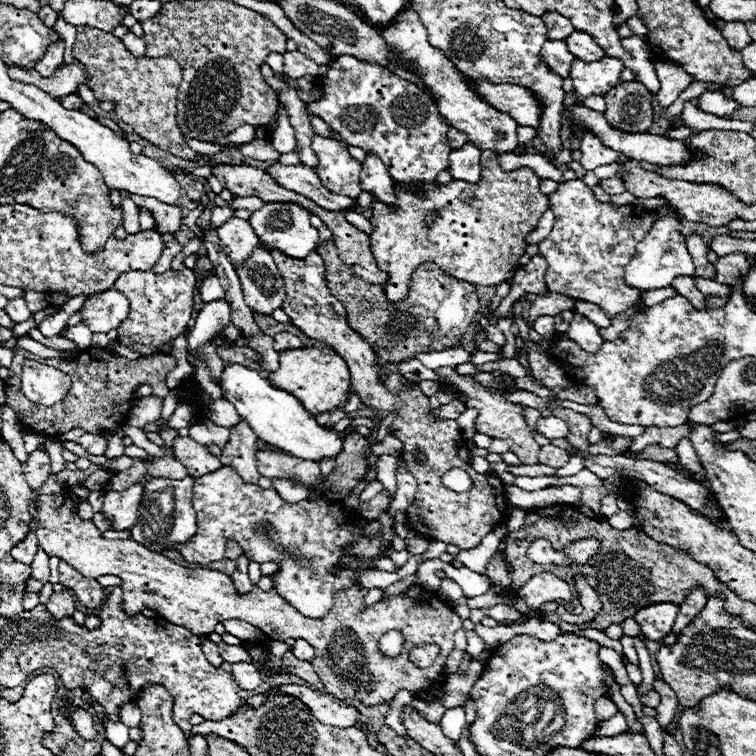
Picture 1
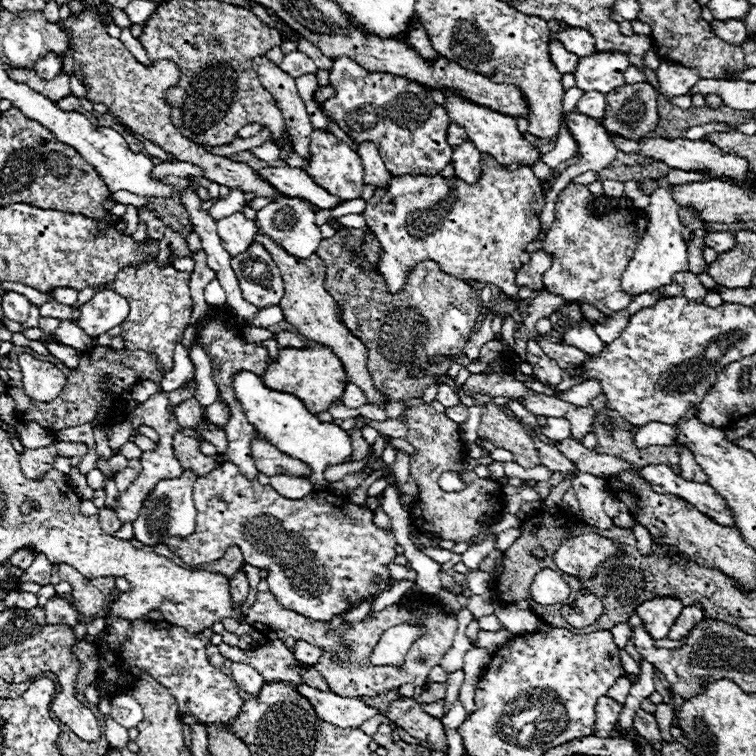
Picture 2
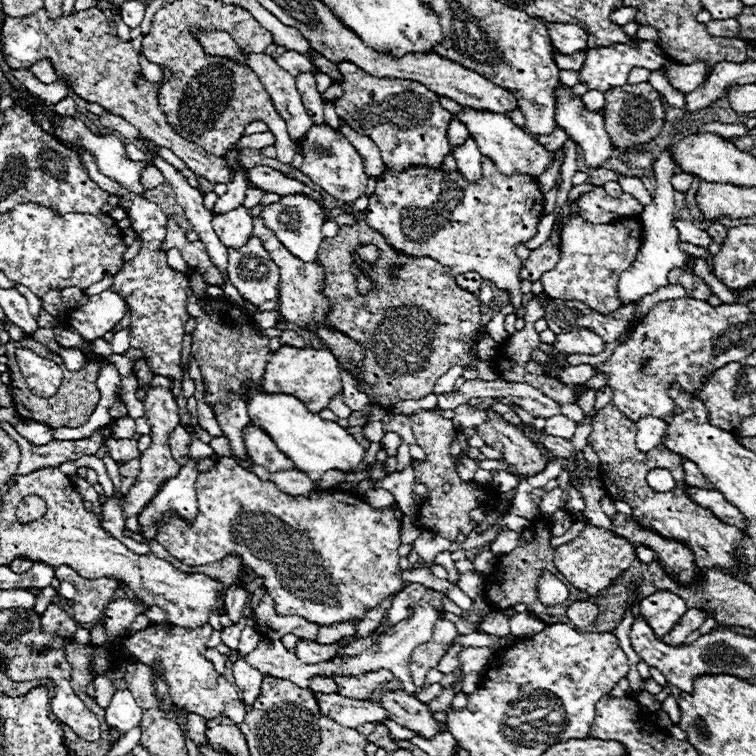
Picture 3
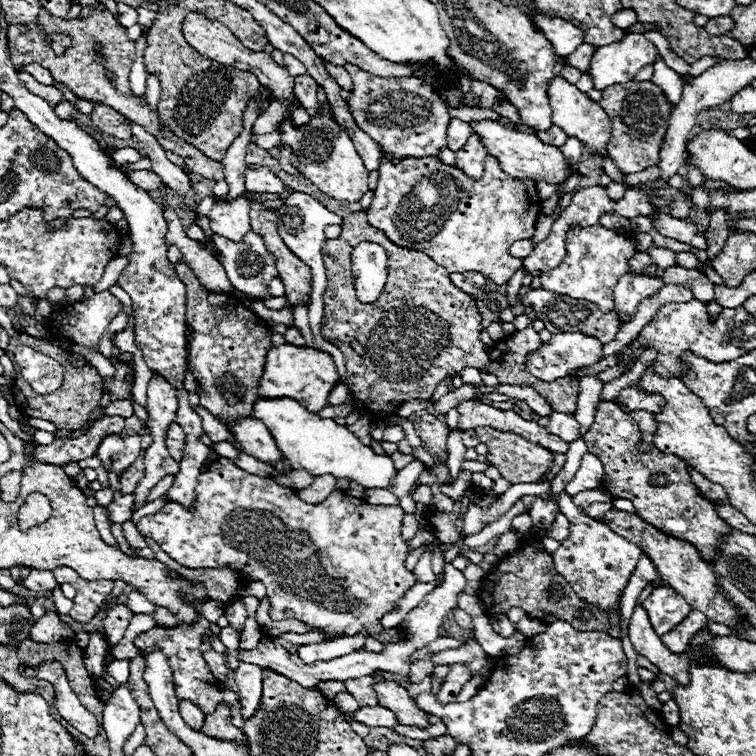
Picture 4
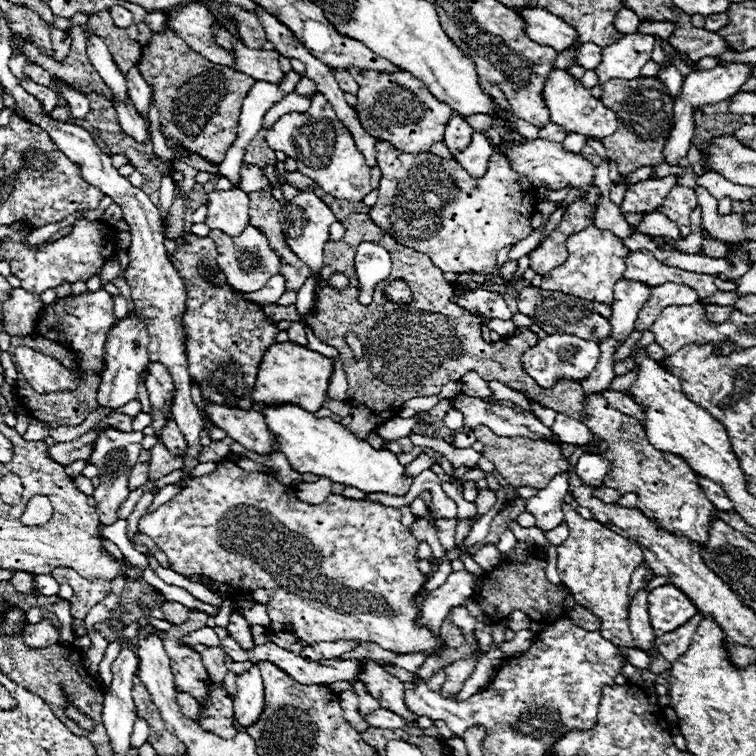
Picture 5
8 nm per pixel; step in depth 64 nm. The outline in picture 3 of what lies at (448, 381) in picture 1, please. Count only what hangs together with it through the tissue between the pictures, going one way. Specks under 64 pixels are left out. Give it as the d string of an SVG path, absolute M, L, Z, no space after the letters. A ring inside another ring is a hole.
M488 408L488 420L480 424L476 432L488 446L500 450L508 464L520 470L520 478L534 476L548 464L540 450L526 438L526 434L518 426L506 422L492 408Z

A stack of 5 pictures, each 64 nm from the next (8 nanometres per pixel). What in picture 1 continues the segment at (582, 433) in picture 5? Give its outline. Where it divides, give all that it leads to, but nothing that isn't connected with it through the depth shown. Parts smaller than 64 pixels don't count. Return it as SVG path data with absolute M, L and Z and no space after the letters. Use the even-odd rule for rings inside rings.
M540 416L536 420L536 430L544 438L556 440L556 438L564 438L568 434L568 424L562 418L558 418L558 416Z

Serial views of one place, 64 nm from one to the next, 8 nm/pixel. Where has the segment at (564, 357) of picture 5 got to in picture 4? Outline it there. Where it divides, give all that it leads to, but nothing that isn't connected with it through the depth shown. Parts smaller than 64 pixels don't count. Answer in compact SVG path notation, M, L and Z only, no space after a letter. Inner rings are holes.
M582 332L552 334L550 342L542 344L526 360L526 370L544 382L566 376L580 366L592 366L602 354L602 342Z

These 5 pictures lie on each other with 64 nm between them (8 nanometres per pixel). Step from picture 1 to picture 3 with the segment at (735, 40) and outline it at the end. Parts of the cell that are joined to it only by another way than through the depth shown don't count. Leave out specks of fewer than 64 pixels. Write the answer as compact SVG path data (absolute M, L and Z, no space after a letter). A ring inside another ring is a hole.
M728 18L728 20L712 20L706 26L708 26L710 34L720 36L720 38L738 38L738 34L740 34L740 24L734 18Z

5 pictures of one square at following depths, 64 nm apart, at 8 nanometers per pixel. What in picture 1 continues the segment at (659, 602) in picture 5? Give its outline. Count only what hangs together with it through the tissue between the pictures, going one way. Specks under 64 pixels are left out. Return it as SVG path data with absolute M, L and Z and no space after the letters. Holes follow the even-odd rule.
M660 602L658 606L648 606L646 610L638 610L634 620L638 622L640 634L646 640L660 640L672 630L676 614L678 614L676 604Z

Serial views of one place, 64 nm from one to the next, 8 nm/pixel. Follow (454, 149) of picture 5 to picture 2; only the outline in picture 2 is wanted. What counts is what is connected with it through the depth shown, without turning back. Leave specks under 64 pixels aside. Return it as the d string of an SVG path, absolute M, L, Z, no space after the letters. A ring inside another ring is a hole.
M450 124L450 128L448 128L448 142L450 142L450 146L460 146L462 142L466 142L466 130L464 128L460 128L460 126L456 126L456 124Z

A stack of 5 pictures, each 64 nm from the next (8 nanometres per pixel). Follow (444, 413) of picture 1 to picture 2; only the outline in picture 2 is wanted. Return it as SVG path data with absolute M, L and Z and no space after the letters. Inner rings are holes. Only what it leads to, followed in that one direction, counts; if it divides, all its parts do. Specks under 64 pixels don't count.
M456 404L454 408L446 408L446 416L454 422L464 422L466 420L466 414L468 414L468 408L464 404Z

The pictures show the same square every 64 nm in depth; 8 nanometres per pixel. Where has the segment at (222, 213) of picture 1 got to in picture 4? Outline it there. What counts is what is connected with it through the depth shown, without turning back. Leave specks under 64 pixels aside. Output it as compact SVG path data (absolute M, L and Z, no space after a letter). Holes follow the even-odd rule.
M256 100L250 102L250 106L246 108L246 114L244 114L244 132L232 142L232 146L228 148L222 164L226 168L226 182L228 182L228 194L226 198L228 200L234 200L238 198L240 194L246 192L246 186L244 186L244 172L246 172L246 162L244 162L244 152L246 152L246 146L250 144L250 136L252 136L252 124L254 120L258 118L258 110L256 110Z

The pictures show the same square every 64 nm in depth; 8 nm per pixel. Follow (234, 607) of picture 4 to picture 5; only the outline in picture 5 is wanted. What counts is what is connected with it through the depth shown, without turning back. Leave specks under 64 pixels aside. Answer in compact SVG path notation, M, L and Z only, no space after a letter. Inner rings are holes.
M234 610L234 612L230 614L230 624L228 624L226 630L230 632L230 636L232 636L244 650L248 650L248 648L254 646L252 634L250 634L250 628L248 628L248 622L246 622L246 618L244 618L238 610Z

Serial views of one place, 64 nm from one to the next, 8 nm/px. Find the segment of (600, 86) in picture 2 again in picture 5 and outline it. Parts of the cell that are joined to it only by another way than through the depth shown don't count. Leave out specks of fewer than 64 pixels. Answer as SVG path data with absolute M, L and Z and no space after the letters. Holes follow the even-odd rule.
M624 34L618 42L602 48L602 60L596 66L598 84L612 78L634 80L640 76L642 66L650 60L654 50L654 36L650 34Z

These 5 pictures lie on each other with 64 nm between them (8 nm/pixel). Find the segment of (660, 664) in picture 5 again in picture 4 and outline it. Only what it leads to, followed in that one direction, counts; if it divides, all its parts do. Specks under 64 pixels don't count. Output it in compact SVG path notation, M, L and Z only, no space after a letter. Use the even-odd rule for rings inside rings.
M690 612L672 632L664 634L662 636L662 642L666 644L668 650L674 650L674 652L682 652L688 648L688 642L690 638L706 624L706 616L702 612Z

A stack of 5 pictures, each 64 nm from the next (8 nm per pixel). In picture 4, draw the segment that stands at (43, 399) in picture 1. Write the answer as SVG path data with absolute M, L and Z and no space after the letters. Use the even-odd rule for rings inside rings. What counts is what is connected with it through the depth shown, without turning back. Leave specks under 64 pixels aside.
M17 346L13 350L13 356L20 374L26 378L36 394L52 394L62 386L64 368L56 360L42 356L28 346Z

